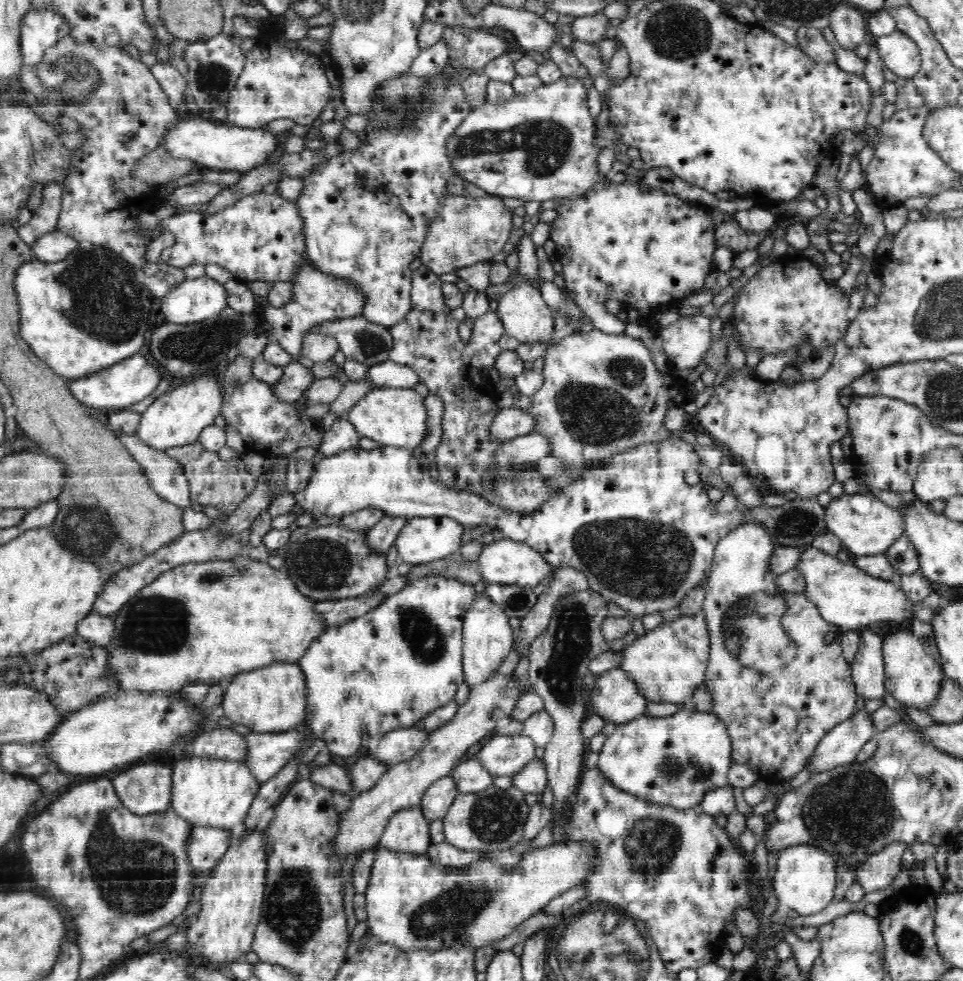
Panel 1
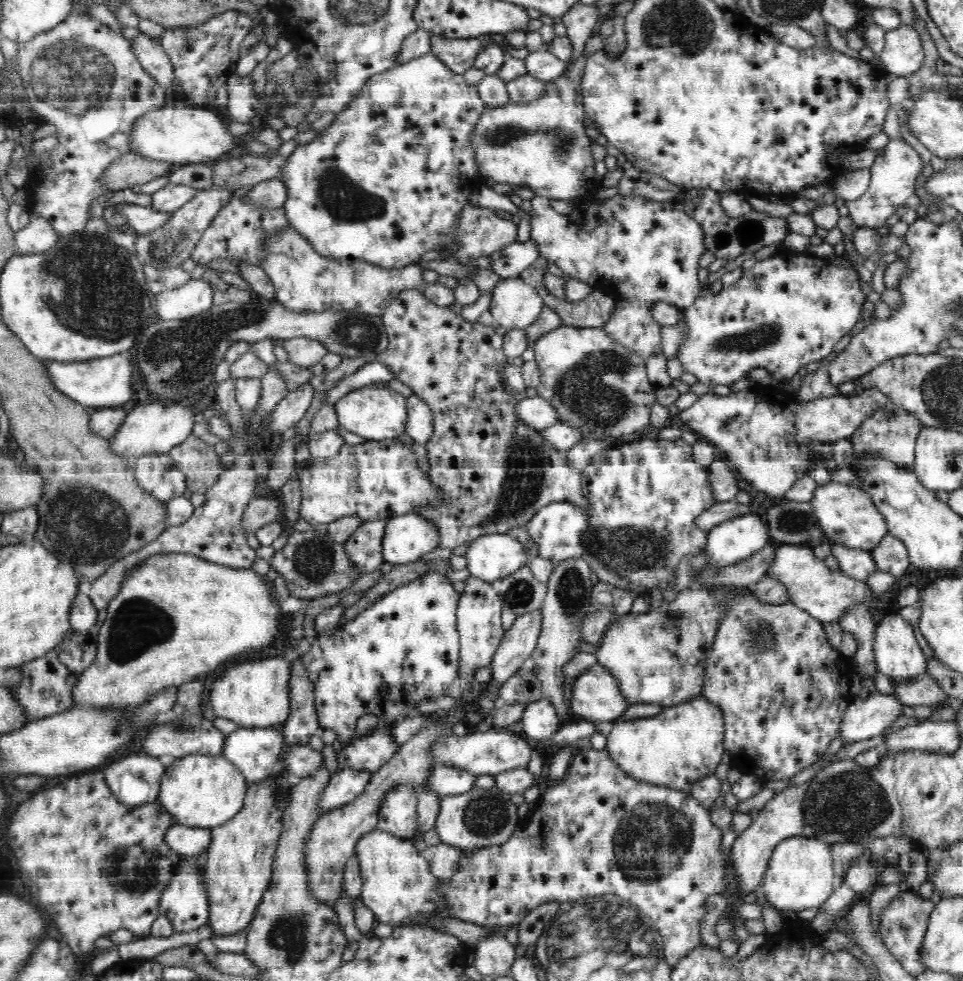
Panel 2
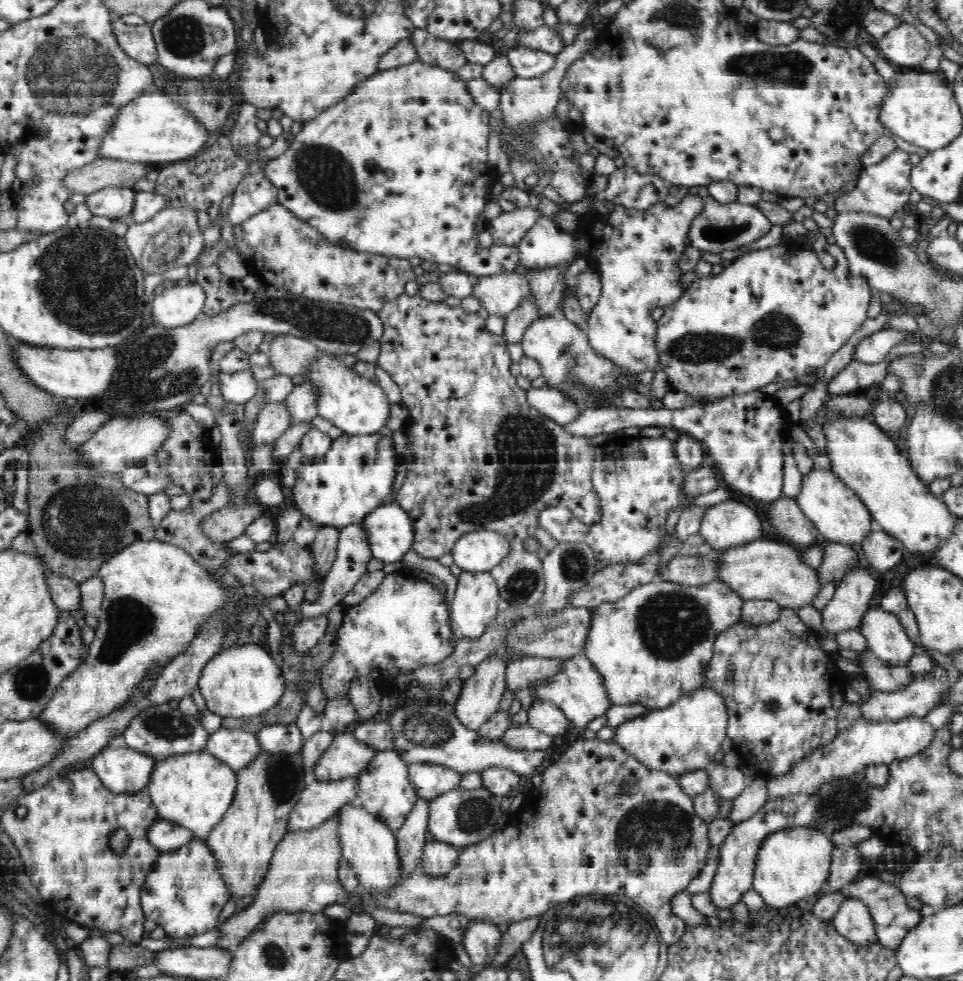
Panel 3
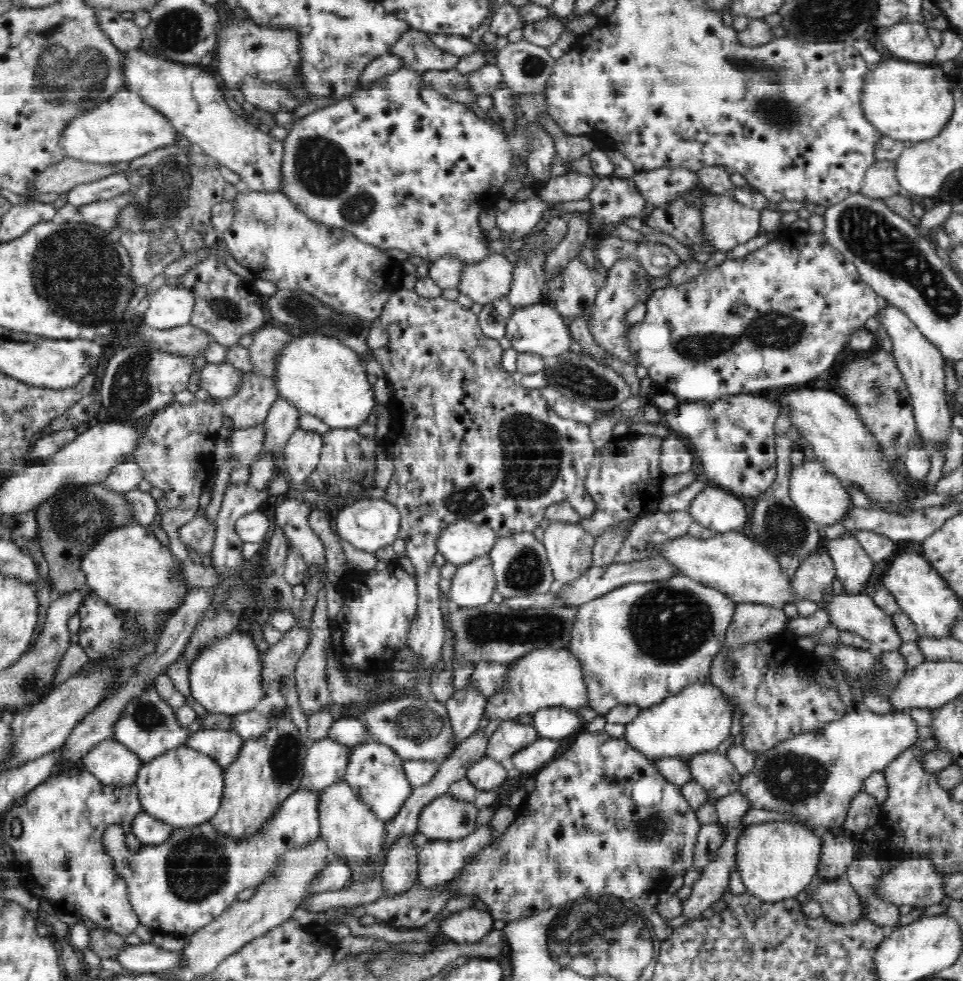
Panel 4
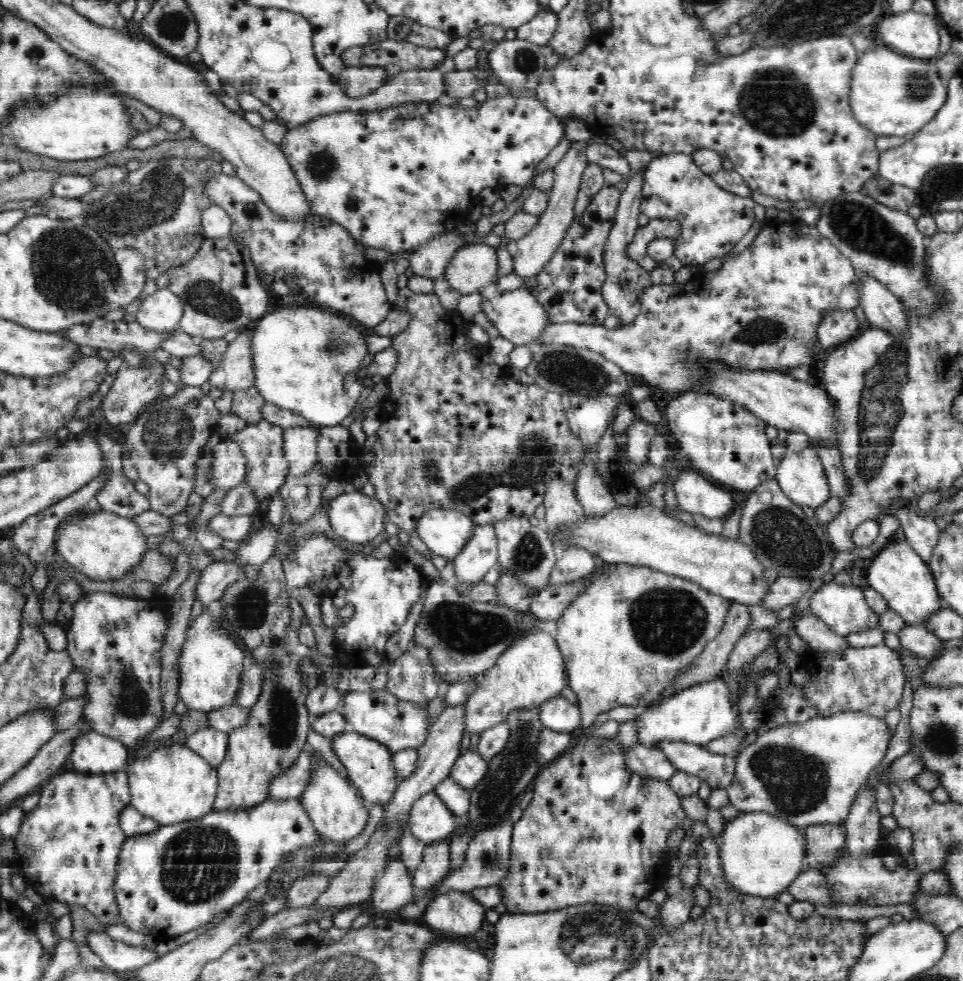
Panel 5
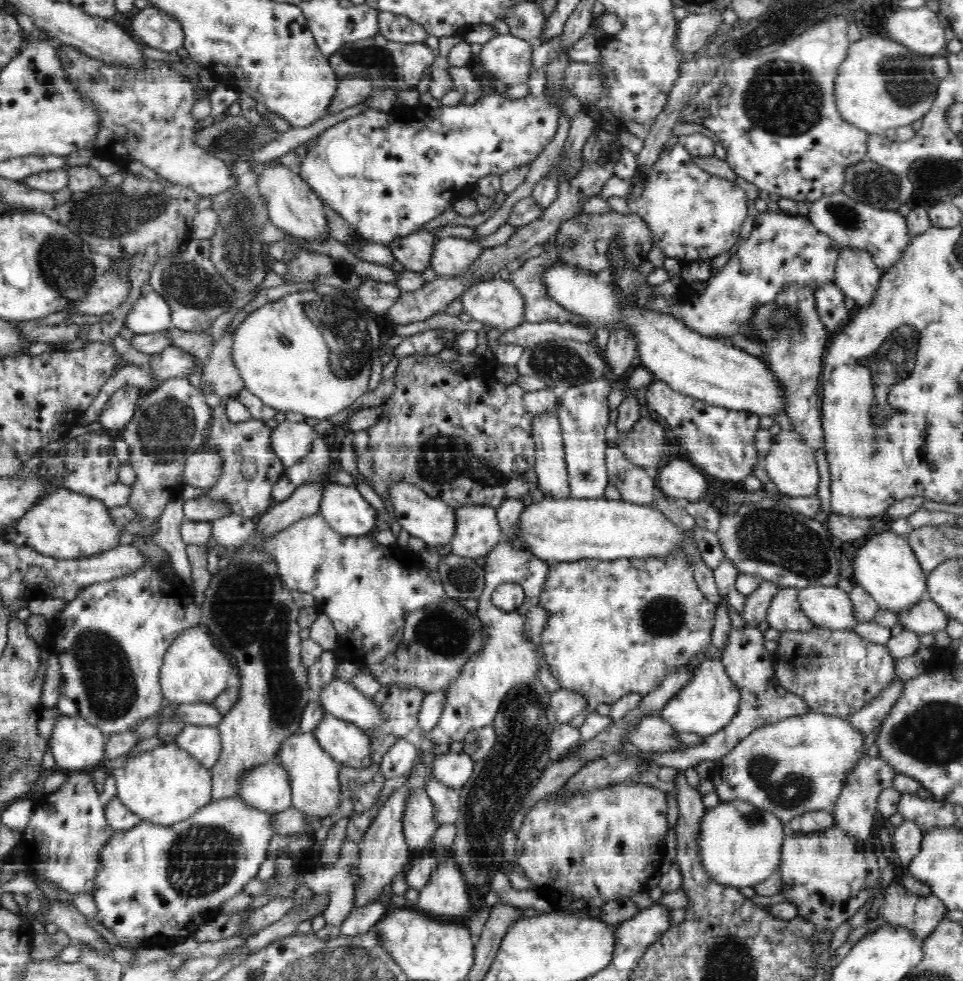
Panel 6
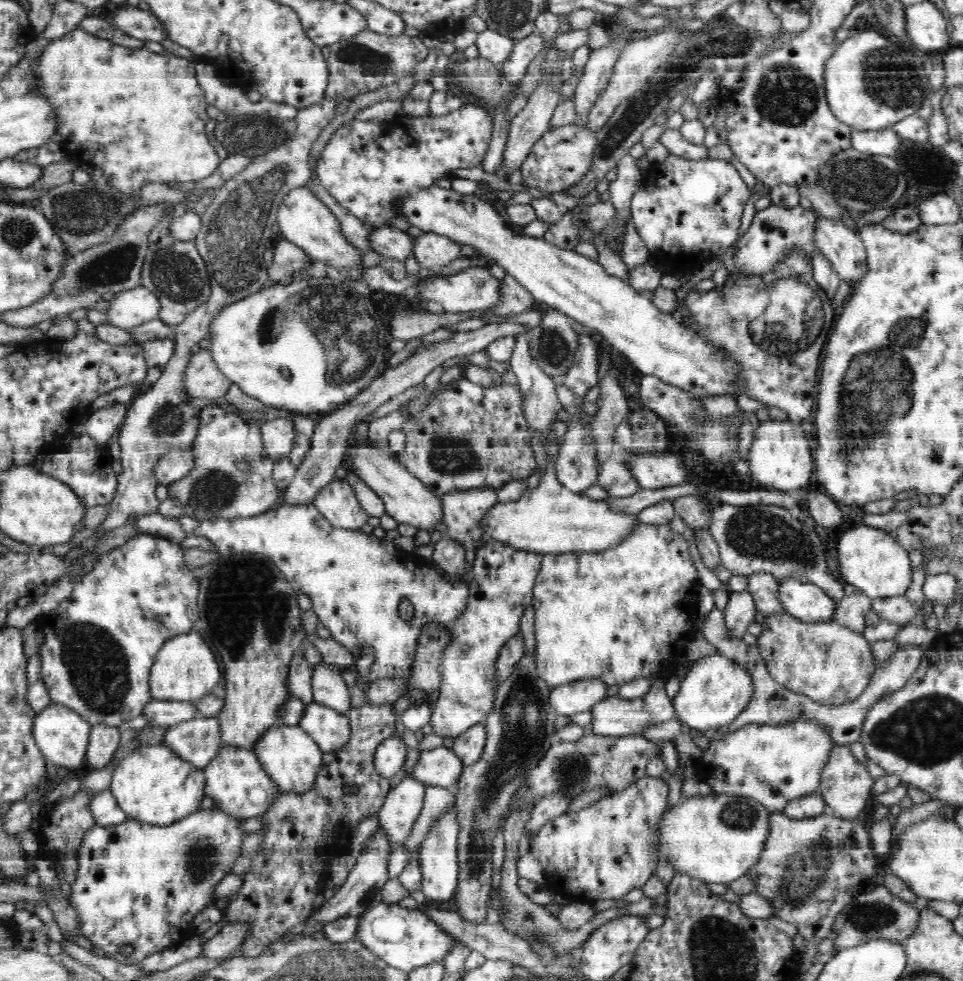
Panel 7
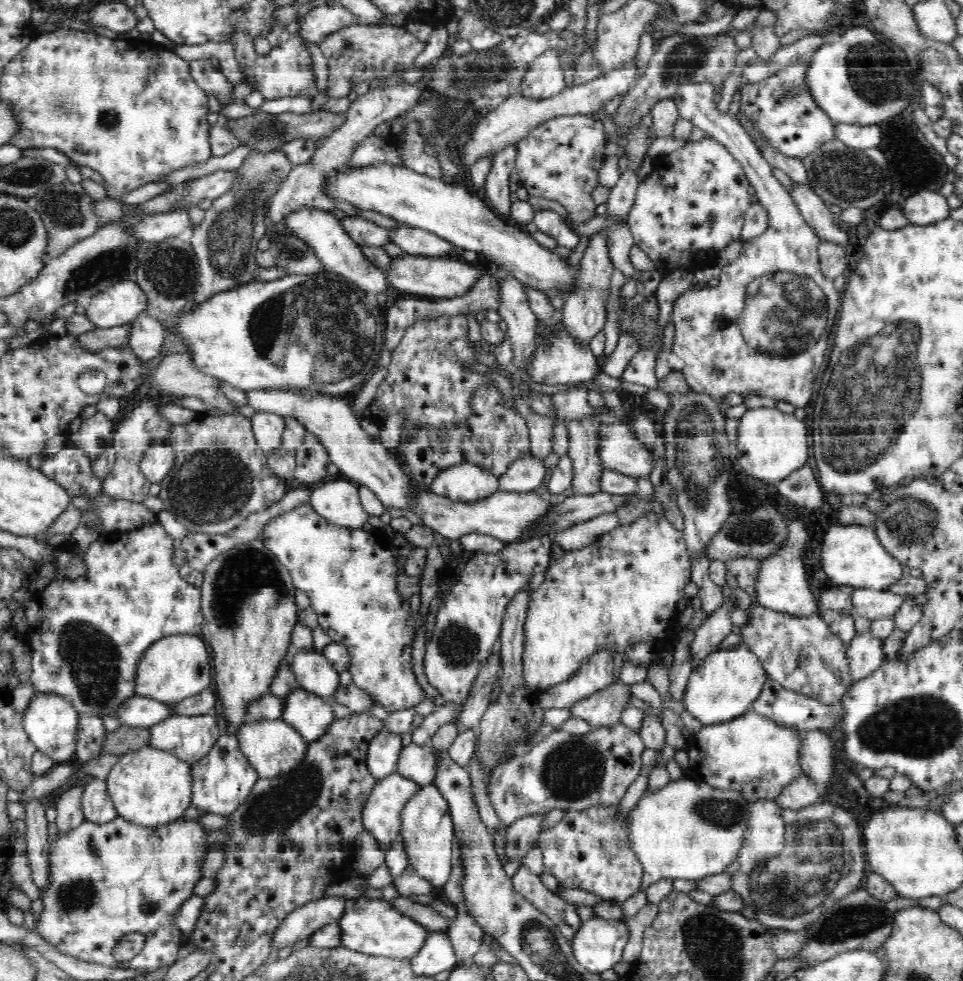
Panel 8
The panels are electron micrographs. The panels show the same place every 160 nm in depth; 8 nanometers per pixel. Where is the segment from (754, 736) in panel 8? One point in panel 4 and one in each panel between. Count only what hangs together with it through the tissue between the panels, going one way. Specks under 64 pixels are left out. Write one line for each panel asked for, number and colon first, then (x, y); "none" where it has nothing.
4: (815, 776)
5: (808, 773)
6: (799, 764)
7: (773, 764)

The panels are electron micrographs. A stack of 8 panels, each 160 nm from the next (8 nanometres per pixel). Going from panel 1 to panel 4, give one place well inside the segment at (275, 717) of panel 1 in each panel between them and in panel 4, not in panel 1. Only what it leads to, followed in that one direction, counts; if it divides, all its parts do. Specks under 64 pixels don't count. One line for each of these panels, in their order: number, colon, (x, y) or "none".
2: (256, 693)
3: (236, 682)
4: (226, 678)

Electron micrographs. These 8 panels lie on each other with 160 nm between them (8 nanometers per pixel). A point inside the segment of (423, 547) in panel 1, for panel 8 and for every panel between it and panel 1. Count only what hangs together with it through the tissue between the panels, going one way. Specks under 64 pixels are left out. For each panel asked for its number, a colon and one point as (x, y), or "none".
2: (407, 538)
3: (390, 531)
4: (369, 525)
5: (357, 518)
6: (344, 508)
7: (337, 501)
8: (338, 501)

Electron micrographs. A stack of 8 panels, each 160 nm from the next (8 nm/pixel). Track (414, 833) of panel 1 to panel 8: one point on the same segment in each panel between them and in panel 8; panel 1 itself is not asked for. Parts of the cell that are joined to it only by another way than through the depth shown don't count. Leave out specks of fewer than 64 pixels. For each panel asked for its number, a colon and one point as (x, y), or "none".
2: (398, 817)
3: (385, 791)
4: (376, 773)
5: (369, 764)
6: (349, 745)
7: (331, 729)
8: (311, 715)

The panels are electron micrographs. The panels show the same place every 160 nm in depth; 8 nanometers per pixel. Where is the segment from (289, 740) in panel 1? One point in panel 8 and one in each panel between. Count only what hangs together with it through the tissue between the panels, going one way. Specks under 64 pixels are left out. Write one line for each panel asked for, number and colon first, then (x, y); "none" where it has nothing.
2: (255, 750)
3: (239, 749)
4: (224, 746)
5: (210, 743)
6: (203, 742)
7: (197, 741)
8: (190, 738)

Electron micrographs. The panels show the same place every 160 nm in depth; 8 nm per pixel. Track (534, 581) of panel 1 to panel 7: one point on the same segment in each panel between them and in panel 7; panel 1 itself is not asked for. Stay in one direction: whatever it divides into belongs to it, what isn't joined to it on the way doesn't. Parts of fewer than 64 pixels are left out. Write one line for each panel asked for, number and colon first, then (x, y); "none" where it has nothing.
2: (491, 557)
3: (478, 551)
4: (462, 542)
5: (446, 533)
6: (435, 522)
7: (407, 499)

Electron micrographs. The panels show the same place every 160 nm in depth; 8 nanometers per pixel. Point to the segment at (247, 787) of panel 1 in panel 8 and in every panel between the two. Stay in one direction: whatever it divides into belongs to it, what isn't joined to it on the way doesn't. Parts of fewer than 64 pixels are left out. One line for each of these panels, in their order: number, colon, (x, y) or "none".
2: (201, 791)
3: (194, 790)
4: (183, 788)
5: (173, 784)
6: (165, 785)
7: (152, 784)
8: (150, 787)

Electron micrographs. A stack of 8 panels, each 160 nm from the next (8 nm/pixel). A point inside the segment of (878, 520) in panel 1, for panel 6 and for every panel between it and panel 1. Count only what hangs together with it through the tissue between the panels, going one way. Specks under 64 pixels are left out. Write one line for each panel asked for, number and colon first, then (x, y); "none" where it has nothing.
2: (846, 514)
3: (837, 512)
4: (820, 495)
5: (800, 476)
6: (791, 465)

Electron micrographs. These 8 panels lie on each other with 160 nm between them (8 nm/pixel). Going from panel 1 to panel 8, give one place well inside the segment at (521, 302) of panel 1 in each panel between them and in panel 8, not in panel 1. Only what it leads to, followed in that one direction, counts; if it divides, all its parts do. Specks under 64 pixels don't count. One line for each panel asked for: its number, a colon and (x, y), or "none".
2: (515, 305)
3: (502, 294)
4: (484, 282)
5: (473, 267)
6: (451, 256)
7: (433, 251)
8: (415, 241)

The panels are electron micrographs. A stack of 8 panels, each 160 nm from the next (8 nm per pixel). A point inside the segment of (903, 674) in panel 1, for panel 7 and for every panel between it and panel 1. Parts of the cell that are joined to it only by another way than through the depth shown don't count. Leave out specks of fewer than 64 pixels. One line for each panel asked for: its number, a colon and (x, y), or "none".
2: (896, 647)
3: (886, 637)
4: (859, 614)
5: (842, 607)
6: (829, 607)
7: (805, 601)

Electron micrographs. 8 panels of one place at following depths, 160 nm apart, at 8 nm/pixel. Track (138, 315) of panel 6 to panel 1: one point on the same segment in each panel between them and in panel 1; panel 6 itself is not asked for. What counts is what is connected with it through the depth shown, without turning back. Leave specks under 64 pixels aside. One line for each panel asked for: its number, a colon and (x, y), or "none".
1: (195, 300)
2: (194, 297)
3: (177, 306)
4: (170, 306)
5: (161, 311)

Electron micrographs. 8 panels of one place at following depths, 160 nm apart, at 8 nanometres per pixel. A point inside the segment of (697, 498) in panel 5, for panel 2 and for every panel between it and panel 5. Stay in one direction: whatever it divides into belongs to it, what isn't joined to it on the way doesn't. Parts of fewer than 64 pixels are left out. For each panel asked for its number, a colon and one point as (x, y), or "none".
2: (735, 539)
3: (729, 523)
4: (716, 508)

